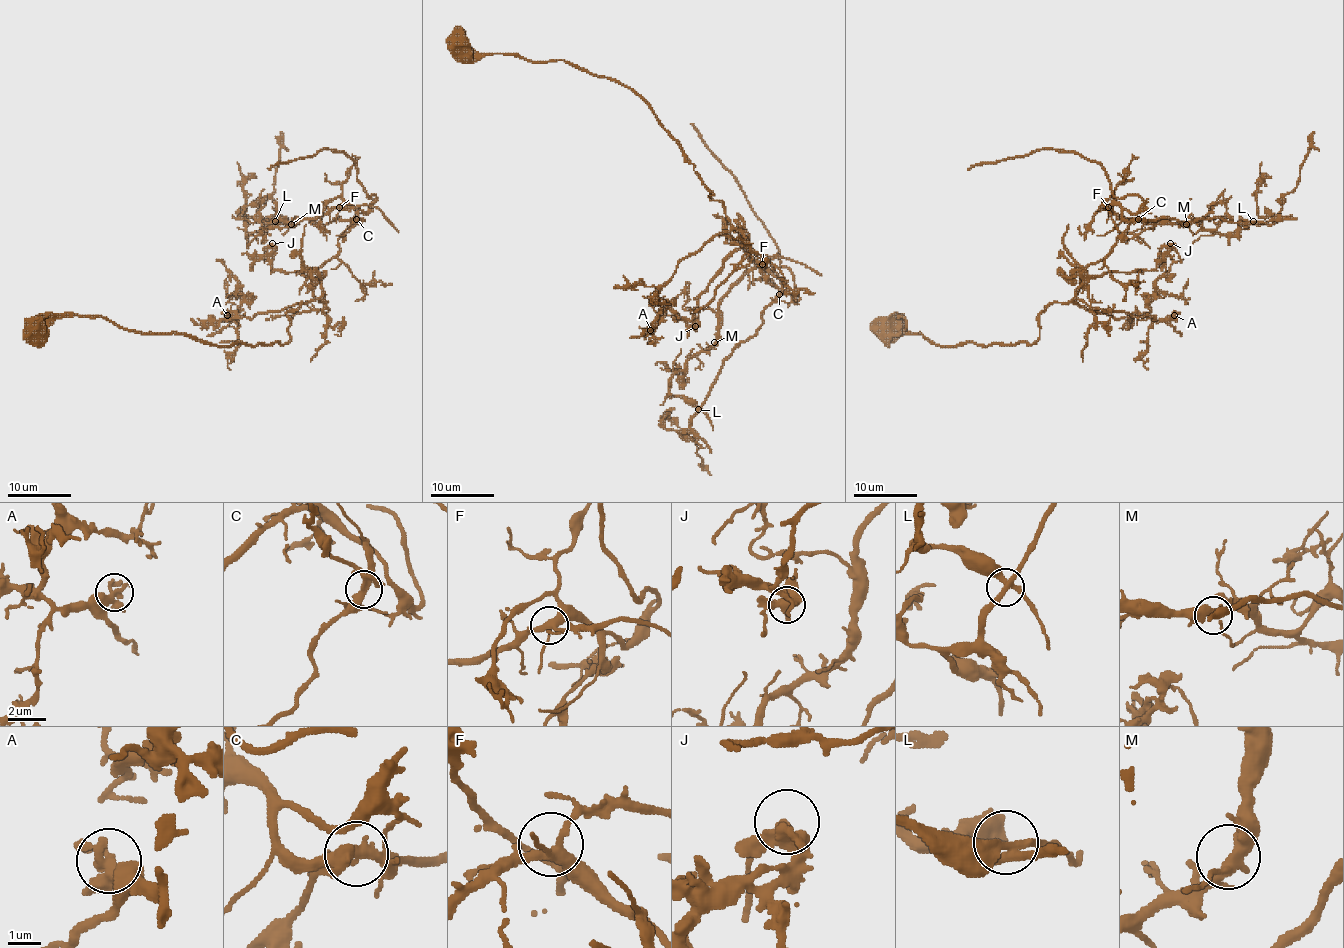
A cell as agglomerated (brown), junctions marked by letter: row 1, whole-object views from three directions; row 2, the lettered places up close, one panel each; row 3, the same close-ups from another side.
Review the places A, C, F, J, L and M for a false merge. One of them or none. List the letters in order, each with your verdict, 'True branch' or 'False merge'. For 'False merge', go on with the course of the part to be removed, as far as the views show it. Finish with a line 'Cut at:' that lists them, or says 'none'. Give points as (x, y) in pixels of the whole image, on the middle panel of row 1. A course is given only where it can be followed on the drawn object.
A: True branch
C: False merge. Course of the part to remove: (780, 294), (764, 310), (761, 328), (724, 361), (690, 425), (679, 432), (697, 446), (705, 470)
F: True branch
J: True branch
L: True branch
M: True branch
Cut at: C

